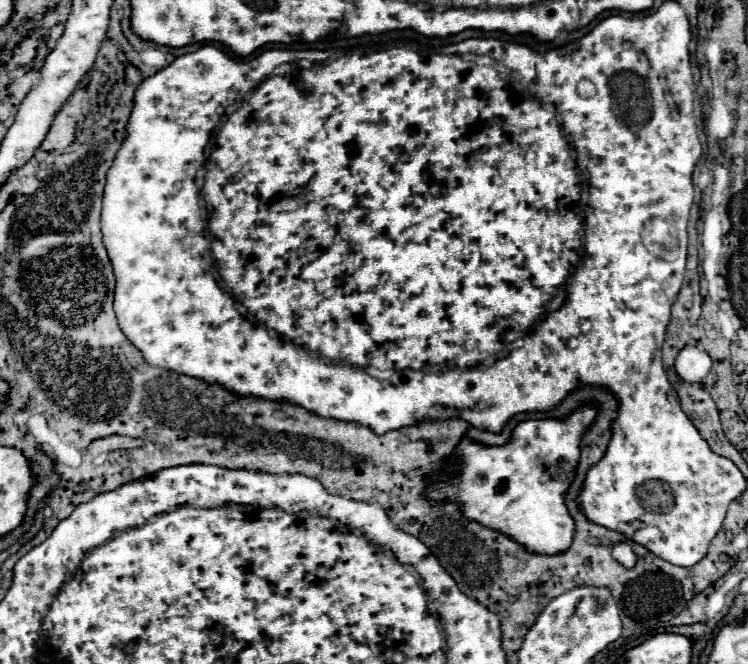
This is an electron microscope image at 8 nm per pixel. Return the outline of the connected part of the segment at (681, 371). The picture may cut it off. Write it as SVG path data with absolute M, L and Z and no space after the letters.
M685 346L675 360L675 370L681 380L689 384L695 384L695 382L703 384L705 376L711 370L711 358L705 350L697 346Z

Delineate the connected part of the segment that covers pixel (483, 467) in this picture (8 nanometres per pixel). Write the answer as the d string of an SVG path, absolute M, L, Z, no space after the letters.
M583 406L567 420L545 418L521 422L505 446L485 448L463 438L455 448L459 462L447 468L449 472L459 468L461 474L445 482L429 482L425 492L433 500L457 502L467 518L511 536L531 552L565 552L575 532L573 518L565 506L565 490L573 482L579 462L579 442L583 432L591 426L595 412L595 406Z

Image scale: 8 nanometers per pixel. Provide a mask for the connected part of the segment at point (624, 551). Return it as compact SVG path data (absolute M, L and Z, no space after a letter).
M617 542L617 544L613 544L613 558L615 558L621 566L625 566L625 568L635 568L635 564L637 564L637 560L639 560L639 556L635 554L635 550L633 550L627 542Z

